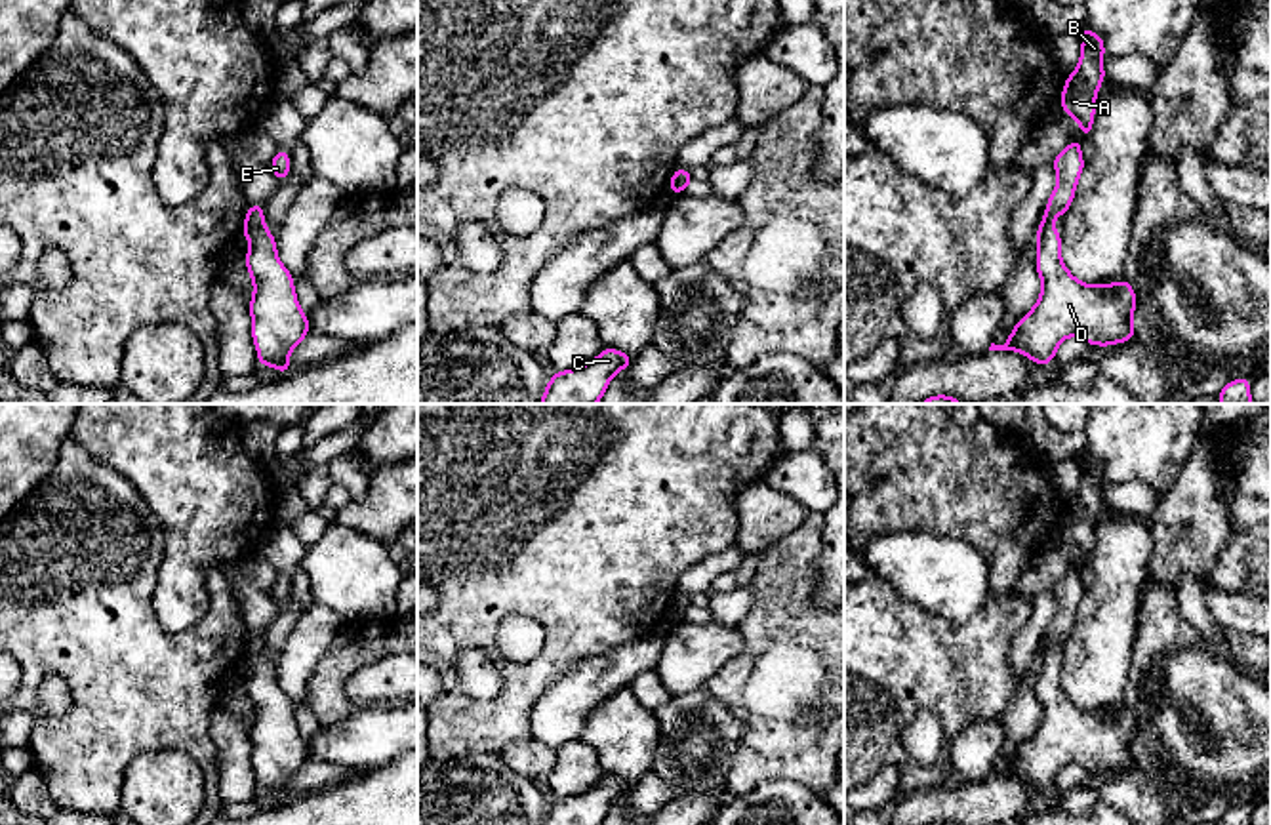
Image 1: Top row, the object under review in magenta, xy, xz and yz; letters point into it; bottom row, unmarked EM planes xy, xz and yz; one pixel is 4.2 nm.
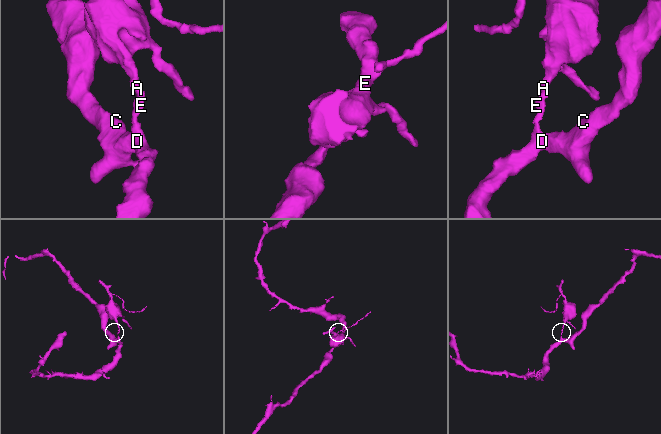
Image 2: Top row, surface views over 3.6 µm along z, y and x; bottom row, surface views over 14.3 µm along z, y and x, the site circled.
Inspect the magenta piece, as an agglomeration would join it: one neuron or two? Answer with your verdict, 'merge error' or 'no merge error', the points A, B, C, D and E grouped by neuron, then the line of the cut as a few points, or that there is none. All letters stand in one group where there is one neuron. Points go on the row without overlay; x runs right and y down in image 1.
merge error; A B E / C D; cut in yz along (1052, 646), (1037, 665)

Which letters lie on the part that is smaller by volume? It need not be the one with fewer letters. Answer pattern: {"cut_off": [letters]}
{"cut_off": ["A", "B", "E"]}

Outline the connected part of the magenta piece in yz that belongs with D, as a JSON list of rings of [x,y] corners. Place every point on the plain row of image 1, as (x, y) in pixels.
[[[1054,648],[1037,667],[1039,728],[1014,753],[1008,768],[991,770],[989,777],[1018,777],[1042,795],[1052,791],[1059,770],[1071,762],[1100,774],[1136,766],[1132,711],[1126,705],[1109,713],[1079,709],[1061,688],[1061,659],[1054,657]]]

